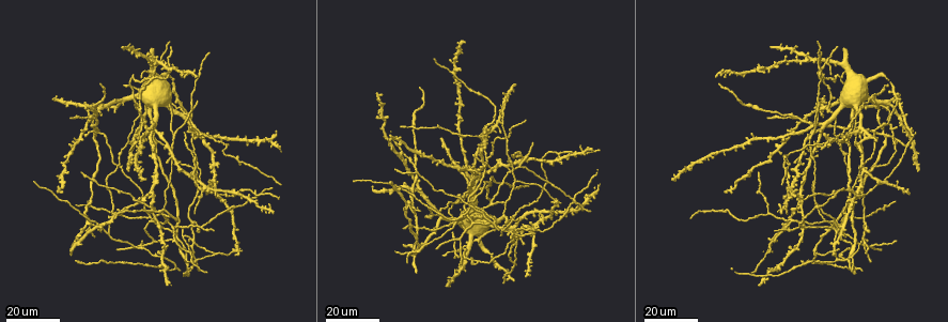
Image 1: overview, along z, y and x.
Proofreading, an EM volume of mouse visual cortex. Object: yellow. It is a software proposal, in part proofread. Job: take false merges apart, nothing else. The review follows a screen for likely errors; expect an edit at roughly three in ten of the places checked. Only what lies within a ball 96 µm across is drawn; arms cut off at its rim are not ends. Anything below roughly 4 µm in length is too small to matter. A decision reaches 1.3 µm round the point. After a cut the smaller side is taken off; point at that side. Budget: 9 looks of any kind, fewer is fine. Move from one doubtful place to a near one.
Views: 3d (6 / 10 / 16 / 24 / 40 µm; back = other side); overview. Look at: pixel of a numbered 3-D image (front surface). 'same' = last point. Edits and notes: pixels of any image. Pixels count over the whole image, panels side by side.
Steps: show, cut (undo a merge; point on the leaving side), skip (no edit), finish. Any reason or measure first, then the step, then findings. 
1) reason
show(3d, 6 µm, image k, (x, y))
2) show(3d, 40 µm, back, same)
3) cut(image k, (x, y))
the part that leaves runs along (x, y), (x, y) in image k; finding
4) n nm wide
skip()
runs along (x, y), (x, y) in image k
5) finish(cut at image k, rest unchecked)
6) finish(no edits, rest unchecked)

branch point
show(3d, 16 µm, image 1, (518, 168))

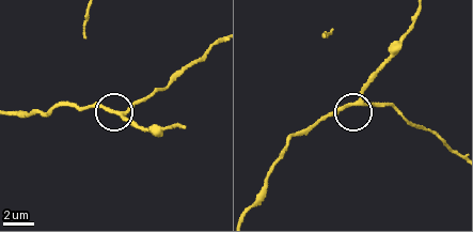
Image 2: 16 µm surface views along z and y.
show(3d, 6 µm, image 2, (363, 103))

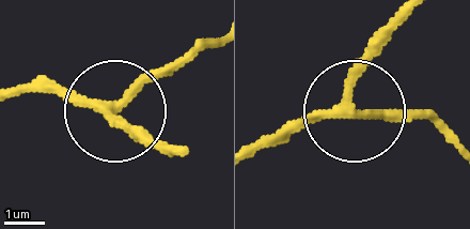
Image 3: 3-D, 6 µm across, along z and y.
skip()
runs along (260, 147), (348, 109), (355, 72), (409, 14) in image 3; continuous, no second neuron

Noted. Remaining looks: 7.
thin arm on a thick one
show(3d, 24 µm, image 1, (791, 221))

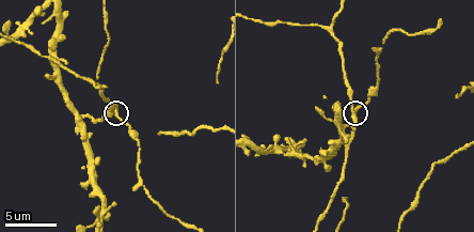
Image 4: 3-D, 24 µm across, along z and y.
show(3d, 10 µm, image 4, (353, 114))

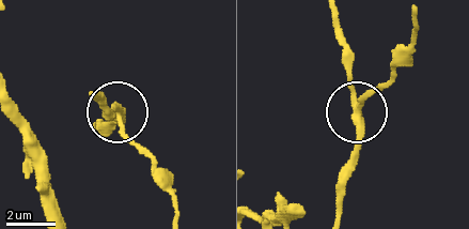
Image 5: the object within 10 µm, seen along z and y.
skip()
continuous, no second neuron

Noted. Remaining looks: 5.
four or more arms meet
show(3d, 24 µm, image 1, (215, 169))

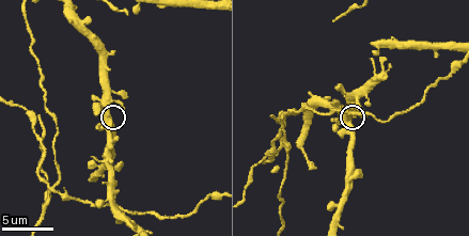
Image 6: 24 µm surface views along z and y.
zoom in
show(3d, 6 µm, image 6, (111, 123))

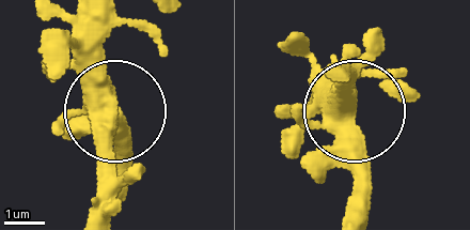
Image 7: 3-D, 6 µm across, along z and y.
side arm 21 µm
skip()
continuous, no second neuron

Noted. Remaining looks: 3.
four arms meet
show(3d, 24 µm, image 1, (866, 221))

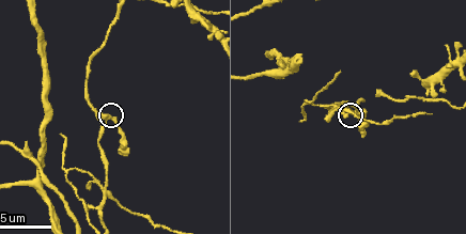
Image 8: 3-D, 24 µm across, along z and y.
show(3d, 6 µm, image 8, (106, 123))

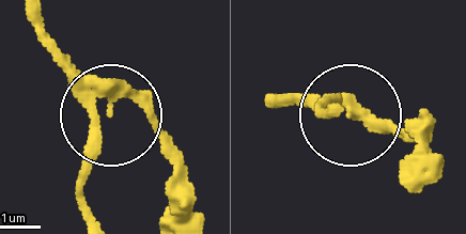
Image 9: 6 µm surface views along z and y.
side arm 5 µm
cut(image 9, (145, 96))
two neurons meet here

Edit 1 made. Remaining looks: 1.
finish(cut at image 9, rest unchecked)

